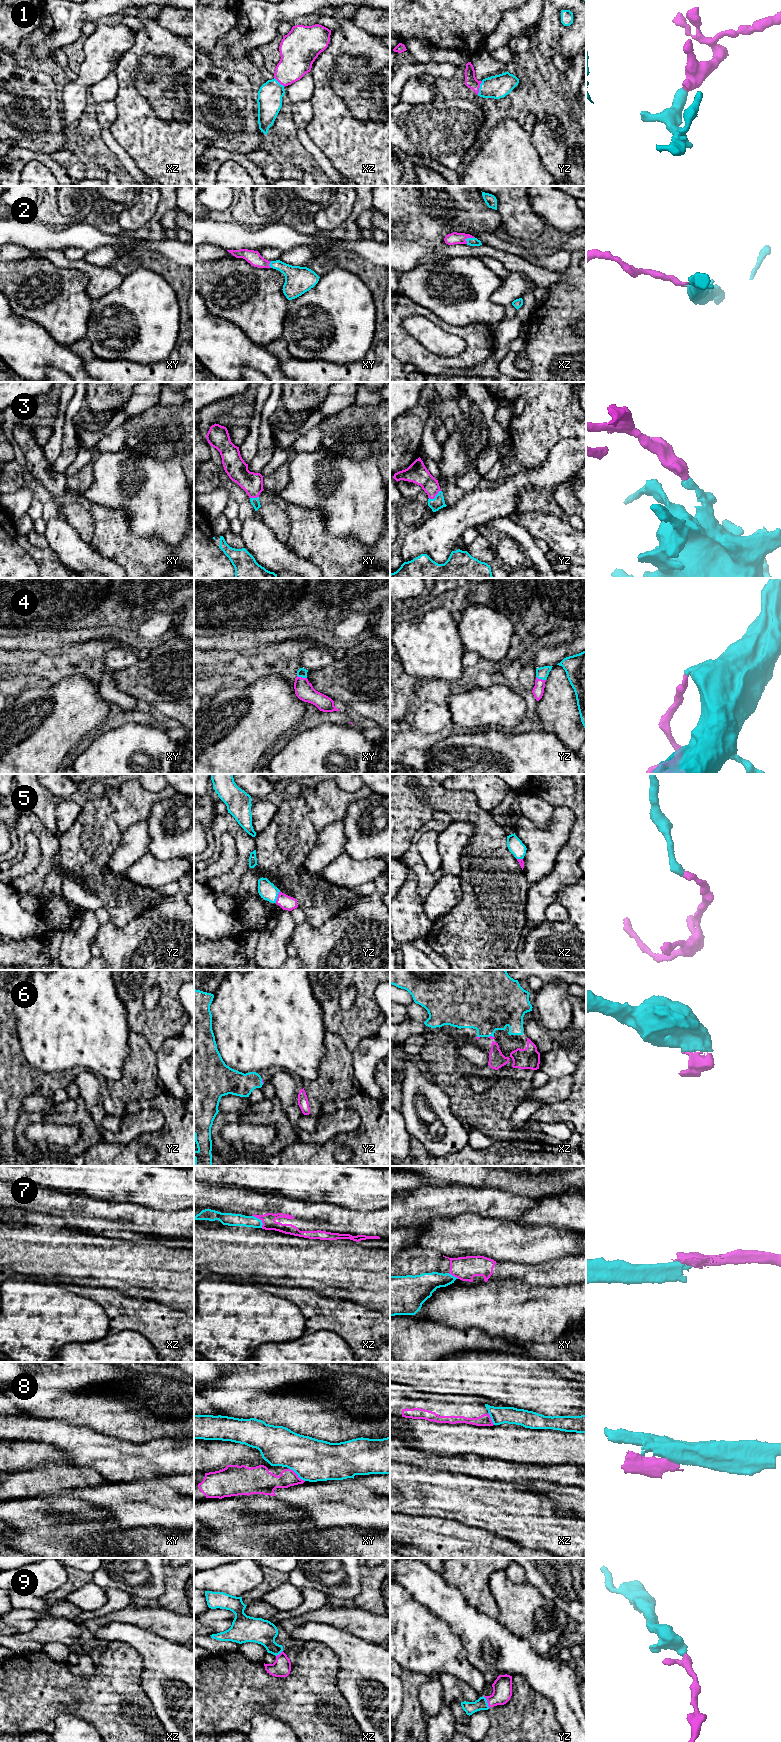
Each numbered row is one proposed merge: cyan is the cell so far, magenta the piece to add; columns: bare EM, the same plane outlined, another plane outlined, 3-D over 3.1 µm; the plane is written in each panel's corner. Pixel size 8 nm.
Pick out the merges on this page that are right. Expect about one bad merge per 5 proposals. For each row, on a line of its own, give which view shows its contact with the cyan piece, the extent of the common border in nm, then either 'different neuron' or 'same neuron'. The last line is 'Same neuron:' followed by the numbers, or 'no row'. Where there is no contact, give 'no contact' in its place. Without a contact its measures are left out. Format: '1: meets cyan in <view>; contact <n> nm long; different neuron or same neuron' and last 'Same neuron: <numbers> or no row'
1: meets cyan in yz; contact 120 nm long; same neuron
2: meets cyan in xz; contact 90 nm long; same neuron
3: meets cyan in yz; contact 120 nm long; same neuron
4: meets cyan in xy; contact 80 nm long; same neuron
5: meets cyan in yz; contact 100 nm long; same neuron
6: meets cyan in xz; contact 50 nm long; same neuron
7: meets cyan in xz; contact 130 nm long; different neuron
8: meets cyan in xy; contact 170 nm long; different neuron
9: meets cyan in yz; contact 110 nm long; same neuron
Same neuron: 1, 2, 3, 4, 5, 6, 9

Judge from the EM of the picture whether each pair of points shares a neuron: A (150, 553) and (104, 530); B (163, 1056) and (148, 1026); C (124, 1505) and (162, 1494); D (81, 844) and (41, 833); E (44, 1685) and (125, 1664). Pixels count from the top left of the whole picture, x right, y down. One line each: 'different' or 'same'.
A: same
B: different
C: same
D: different
E: same

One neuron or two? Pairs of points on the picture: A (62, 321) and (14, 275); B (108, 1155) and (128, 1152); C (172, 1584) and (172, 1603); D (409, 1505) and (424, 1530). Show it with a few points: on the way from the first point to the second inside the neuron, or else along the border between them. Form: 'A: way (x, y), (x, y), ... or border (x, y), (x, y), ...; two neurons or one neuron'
A: way (47, 309), (34, 309), (24, 298), (21, 290); one neuron
B: way (113, 1155), (123, 1155); one neuron
C: way (172, 1589), (172, 1598); one neuron
D: border (400, 1513), (438, 1518); two neurons

